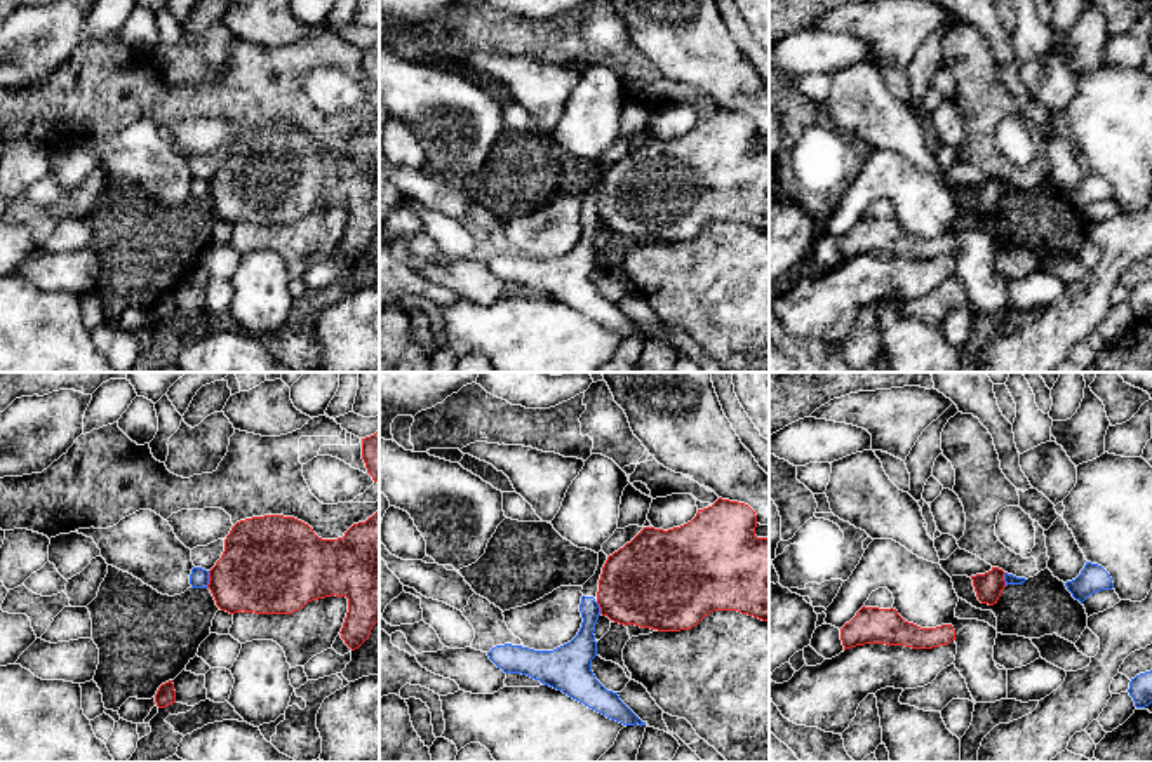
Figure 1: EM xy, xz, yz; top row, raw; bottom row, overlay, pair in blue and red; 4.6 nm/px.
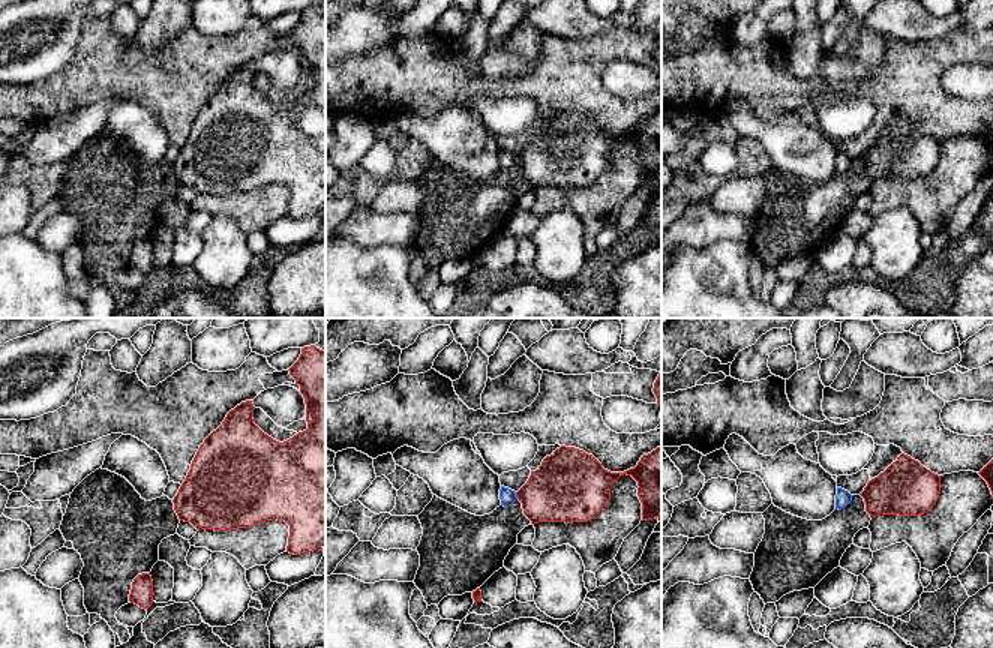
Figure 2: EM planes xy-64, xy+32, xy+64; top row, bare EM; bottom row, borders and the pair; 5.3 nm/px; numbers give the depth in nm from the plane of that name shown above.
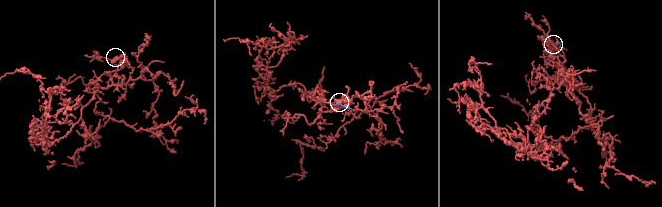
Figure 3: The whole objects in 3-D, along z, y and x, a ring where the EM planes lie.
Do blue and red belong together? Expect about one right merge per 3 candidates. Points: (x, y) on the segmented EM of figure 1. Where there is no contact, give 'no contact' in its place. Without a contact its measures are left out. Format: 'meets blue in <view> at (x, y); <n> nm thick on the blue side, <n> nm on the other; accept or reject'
meets blue in xy at (207, 580); 90 nm thick on the blue side, 380 nm on the other; reject

